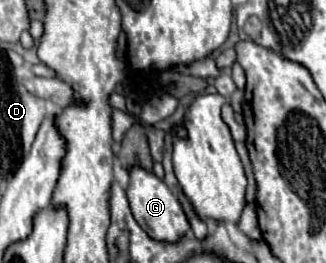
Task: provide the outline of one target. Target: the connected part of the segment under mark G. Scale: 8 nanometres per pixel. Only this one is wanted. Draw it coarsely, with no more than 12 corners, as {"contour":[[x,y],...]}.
{"contour":[[129,170],[135,220],[157,240],[189,232],[177,196],[153,172]]}

